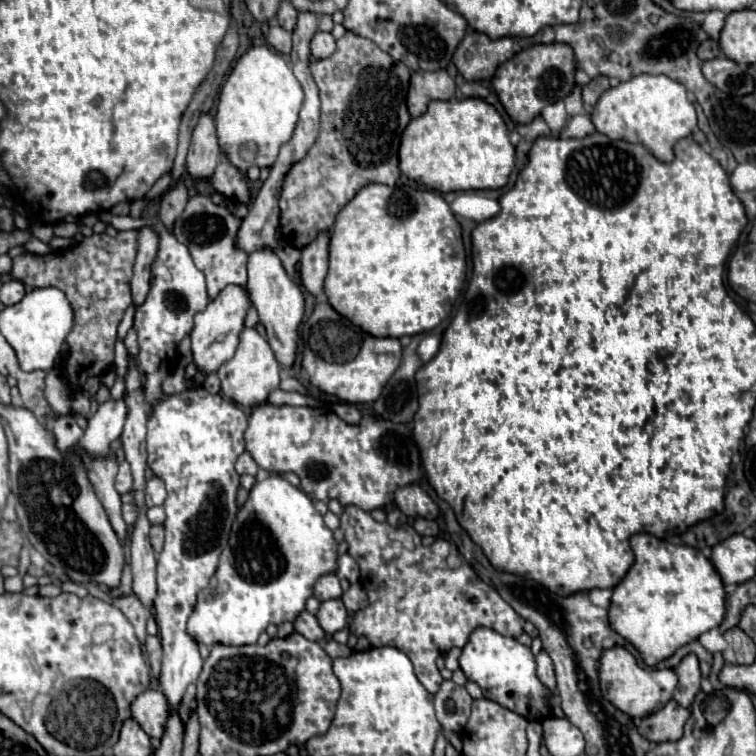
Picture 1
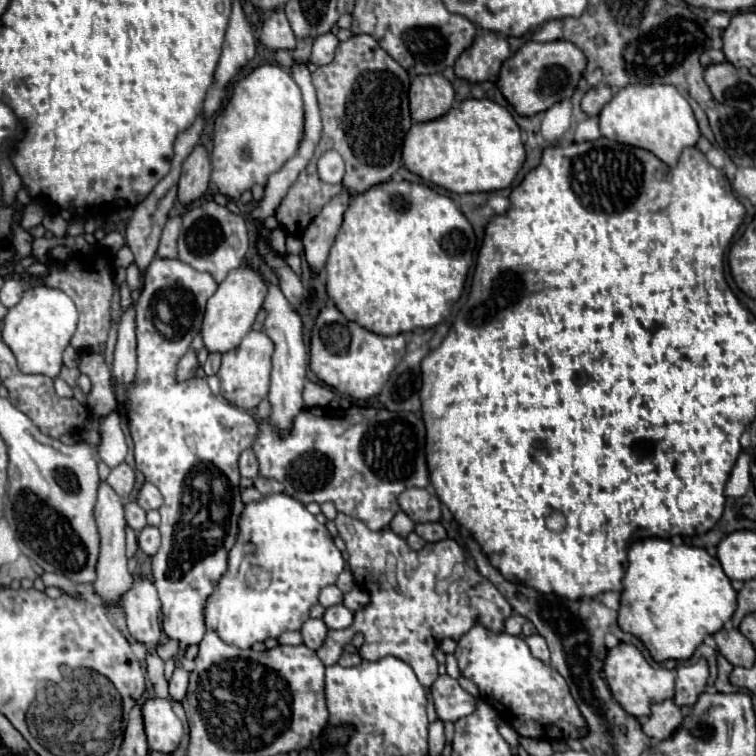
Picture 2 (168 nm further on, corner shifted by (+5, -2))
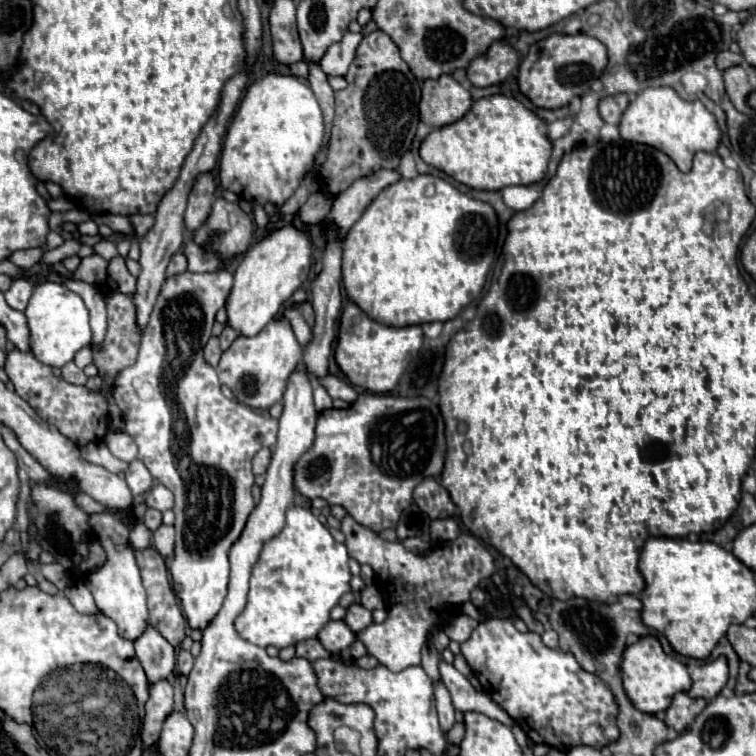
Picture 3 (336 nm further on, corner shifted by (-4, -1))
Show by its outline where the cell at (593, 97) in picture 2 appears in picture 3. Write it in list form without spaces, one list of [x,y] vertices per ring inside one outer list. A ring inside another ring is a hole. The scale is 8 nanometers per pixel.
[[[616,94],[616,96],[608,96],[600,102],[600,116],[606,124],[618,124],[626,106],[628,106],[628,96],[626,94]]]

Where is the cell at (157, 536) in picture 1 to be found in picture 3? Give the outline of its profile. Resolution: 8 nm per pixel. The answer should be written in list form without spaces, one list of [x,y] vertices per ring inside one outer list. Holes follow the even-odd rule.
[[[162,524],[162,526],[152,534],[152,546],[154,546],[164,558],[172,558],[172,556],[174,556],[174,526]]]

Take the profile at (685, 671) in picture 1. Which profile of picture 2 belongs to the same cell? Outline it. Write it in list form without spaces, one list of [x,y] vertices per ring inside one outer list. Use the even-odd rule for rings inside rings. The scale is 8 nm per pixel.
[[[699,659],[693,665],[679,665],[677,667],[677,683],[675,683],[673,701],[679,707],[695,705],[699,693],[703,693],[707,677],[709,677],[709,671],[707,671],[707,661],[705,659]]]

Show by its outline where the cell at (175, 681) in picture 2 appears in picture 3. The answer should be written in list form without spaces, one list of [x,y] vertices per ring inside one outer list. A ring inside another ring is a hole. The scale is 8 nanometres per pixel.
[[[180,650],[180,652],[178,652],[176,666],[178,666],[180,674],[188,674],[188,672],[192,670],[192,662],[194,662],[194,658],[192,658],[190,652],[186,652],[186,650]]]

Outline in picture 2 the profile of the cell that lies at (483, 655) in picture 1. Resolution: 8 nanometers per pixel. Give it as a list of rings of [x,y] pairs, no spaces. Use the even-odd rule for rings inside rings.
[[[475,625],[457,641],[455,659],[461,675],[479,687],[479,697],[493,705],[503,721],[507,721],[519,735],[533,739],[545,737],[547,741],[571,741],[585,733],[585,721],[571,699],[565,679],[533,657],[523,637],[491,633],[489,629]]]

